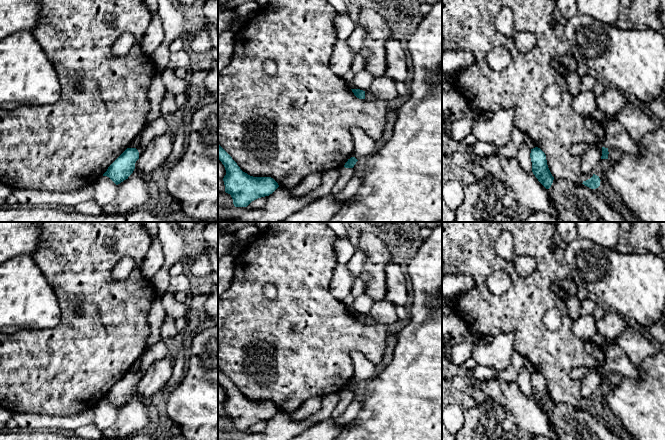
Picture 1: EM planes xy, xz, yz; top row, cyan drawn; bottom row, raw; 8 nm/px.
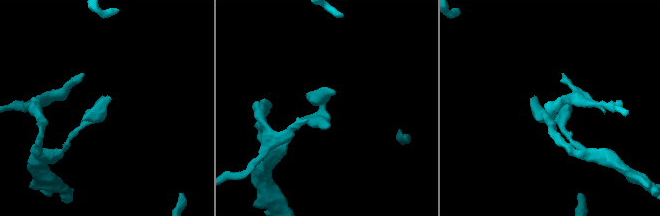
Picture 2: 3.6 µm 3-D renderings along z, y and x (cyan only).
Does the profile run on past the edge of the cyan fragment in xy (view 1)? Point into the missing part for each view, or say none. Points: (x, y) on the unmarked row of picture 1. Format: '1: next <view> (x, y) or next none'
1: next none

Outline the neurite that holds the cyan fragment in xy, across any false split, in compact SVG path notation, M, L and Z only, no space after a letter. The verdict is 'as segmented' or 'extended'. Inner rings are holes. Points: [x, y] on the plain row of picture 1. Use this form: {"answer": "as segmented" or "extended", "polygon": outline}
{"answer": "as segmented", "polygon": "M127 372L107 393L103 400L109 401L116 409L133 397L135 387L139 383L136 372Z"}

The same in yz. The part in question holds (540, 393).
{"answer": "as segmented", "polygon": "M535 371L531 373L530 382L533 398L546 413L549 413L554 401L548 392L545 377L540 372Z"}

